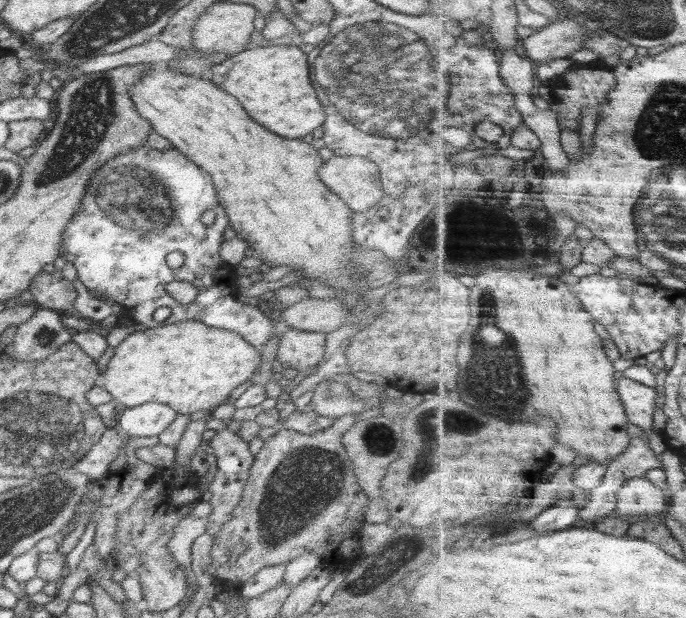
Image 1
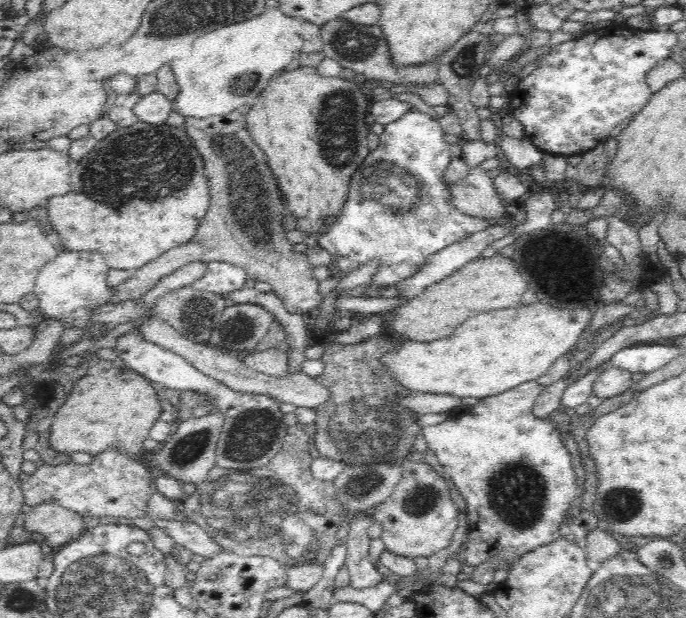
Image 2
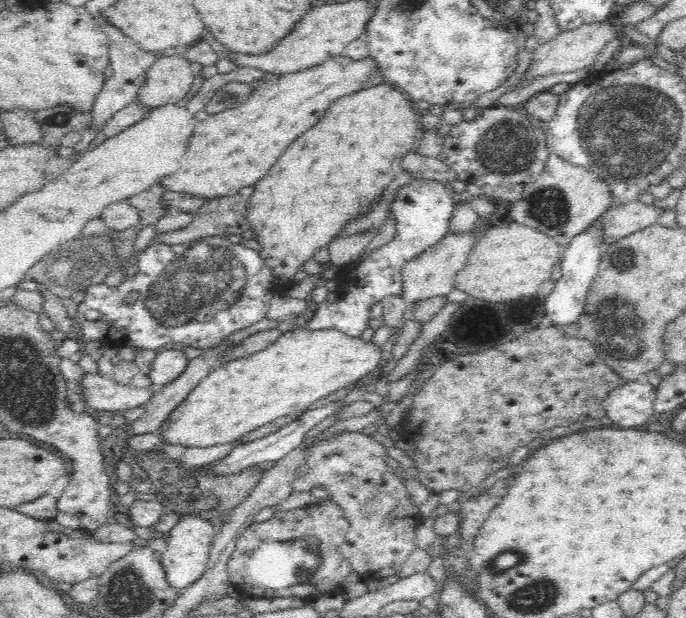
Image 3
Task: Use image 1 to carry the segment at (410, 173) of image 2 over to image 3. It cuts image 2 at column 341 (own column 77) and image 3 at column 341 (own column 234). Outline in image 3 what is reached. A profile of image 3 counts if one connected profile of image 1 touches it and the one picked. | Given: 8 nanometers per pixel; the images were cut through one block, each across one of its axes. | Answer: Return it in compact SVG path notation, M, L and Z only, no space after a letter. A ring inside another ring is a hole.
M414 178L401 186L396 192L395 199L390 204L390 214L397 222L397 232L394 239L388 244L377 248L362 260L359 257L354 263L349 263L347 266L342 267L339 272L332 274L338 282L336 293L339 295L339 299L333 303L324 300L306 326L310 330L339 330L352 338L360 336L368 328L370 309L376 302L381 302L388 295L401 296L404 263L416 258L430 246L441 242L446 234L449 234L450 218L454 214L455 206L456 203L446 191L446 184L442 184L437 180Z

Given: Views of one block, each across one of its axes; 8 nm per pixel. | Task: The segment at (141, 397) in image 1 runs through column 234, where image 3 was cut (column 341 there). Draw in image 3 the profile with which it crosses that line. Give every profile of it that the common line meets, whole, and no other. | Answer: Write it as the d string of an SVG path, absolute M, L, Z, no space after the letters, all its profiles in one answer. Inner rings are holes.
M305 326L286 331L264 350L231 360L209 372L198 386L182 399L166 420L162 421L156 433L159 433L167 444L180 444L187 448L204 448L238 441L242 436L274 422L277 418L303 411L303 408L310 407L317 400L340 388L358 388L364 376L368 376L368 372L378 366L381 356L377 344L363 341L359 336L352 338L339 330L310 330Z

